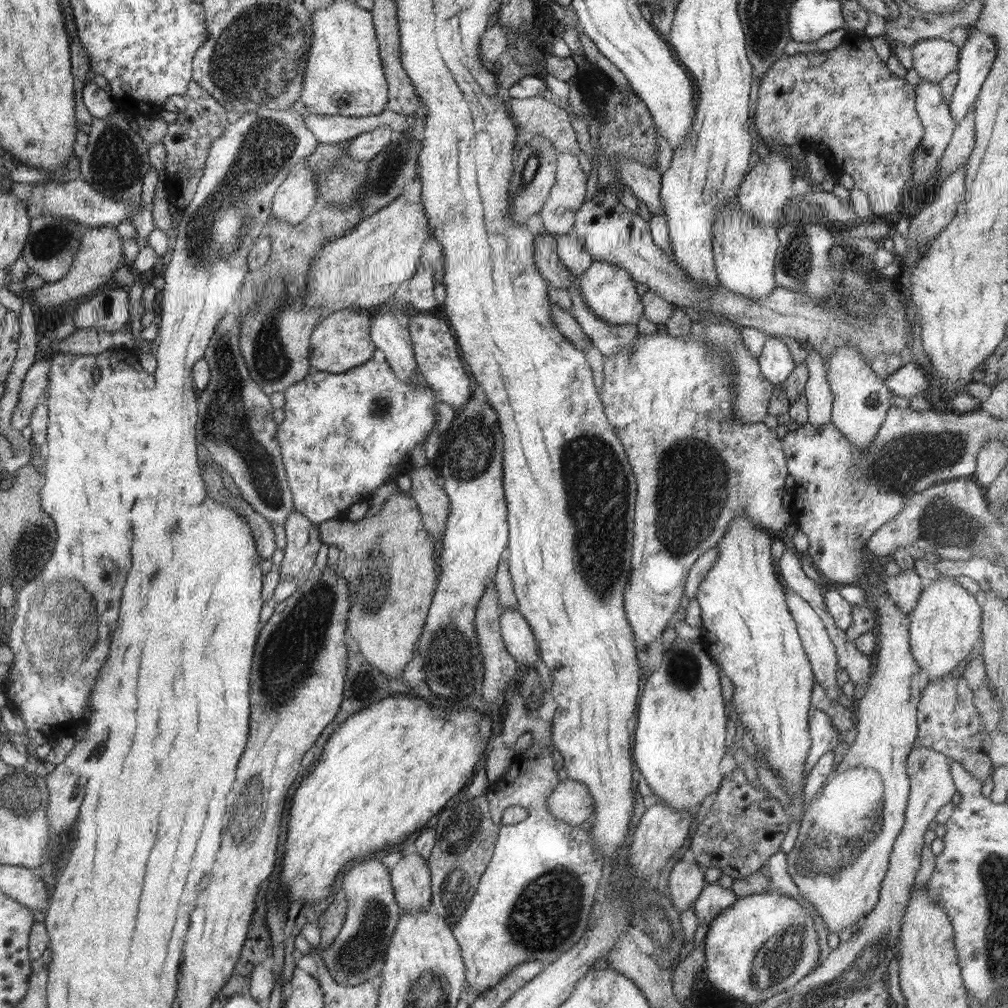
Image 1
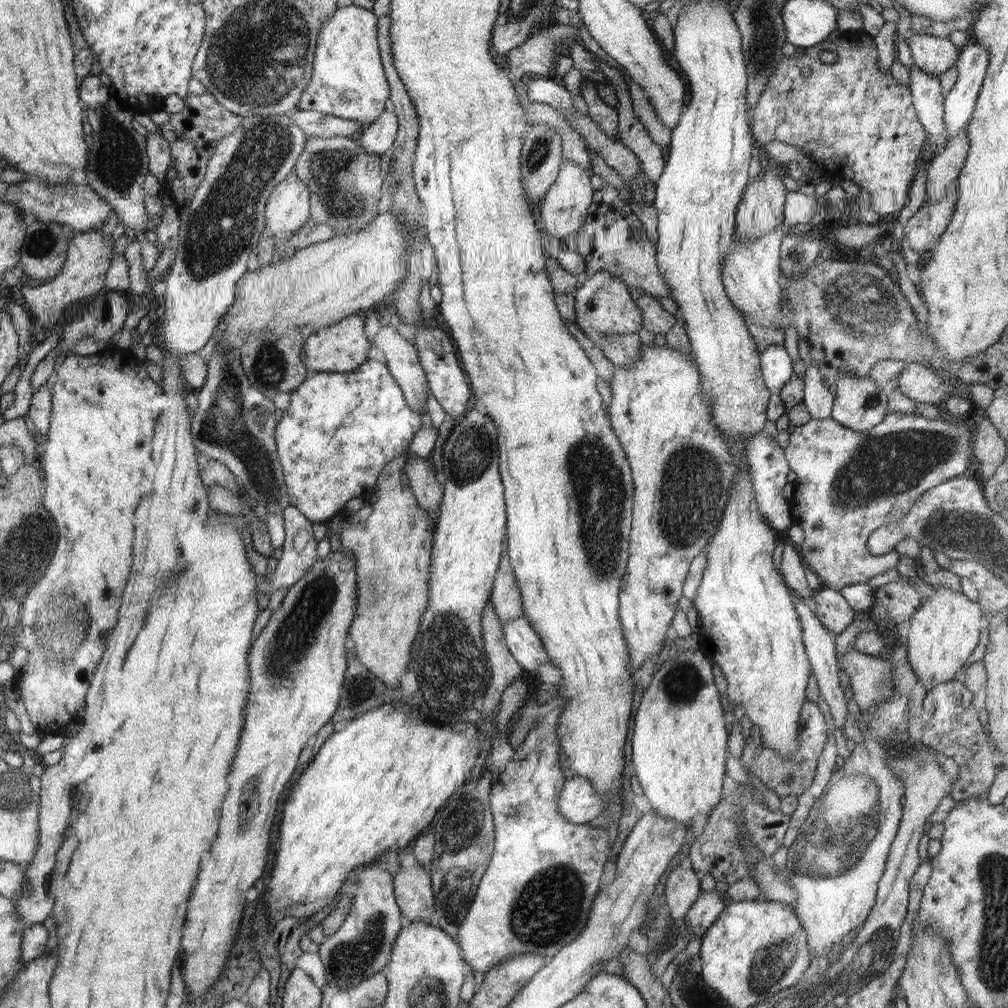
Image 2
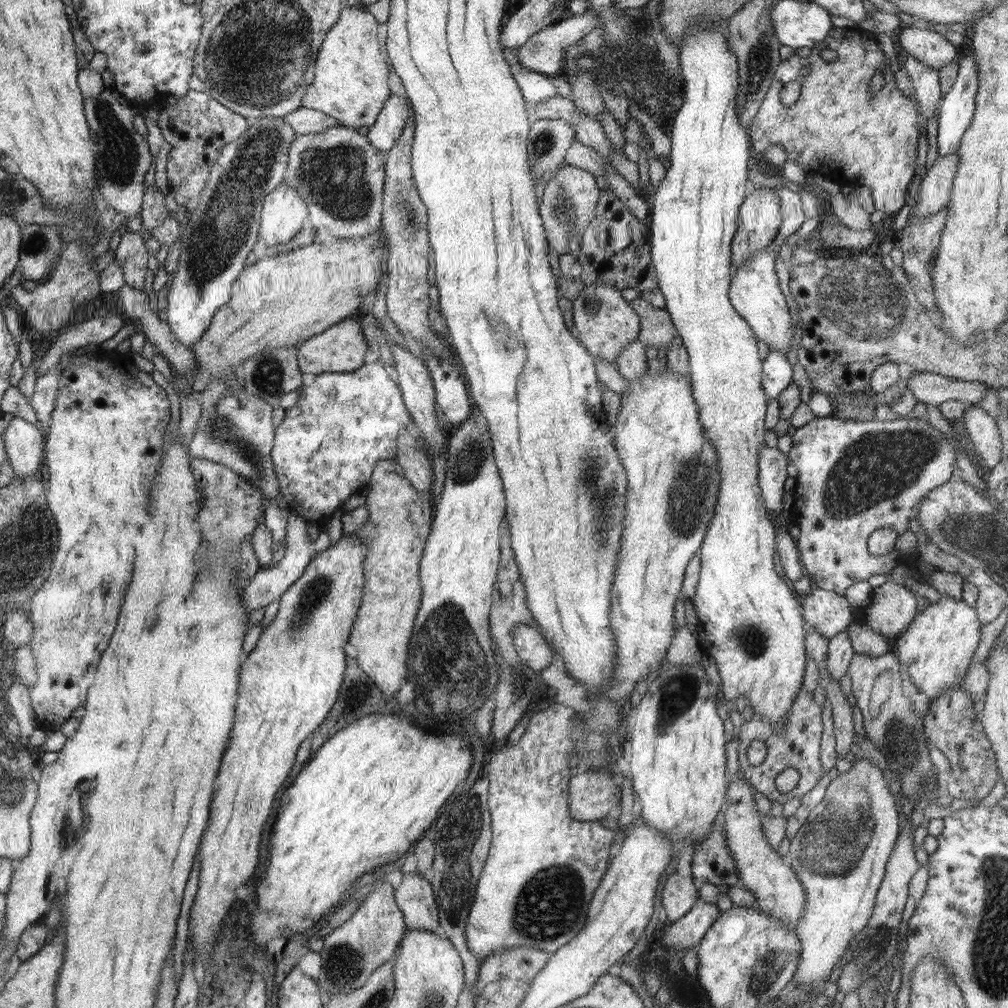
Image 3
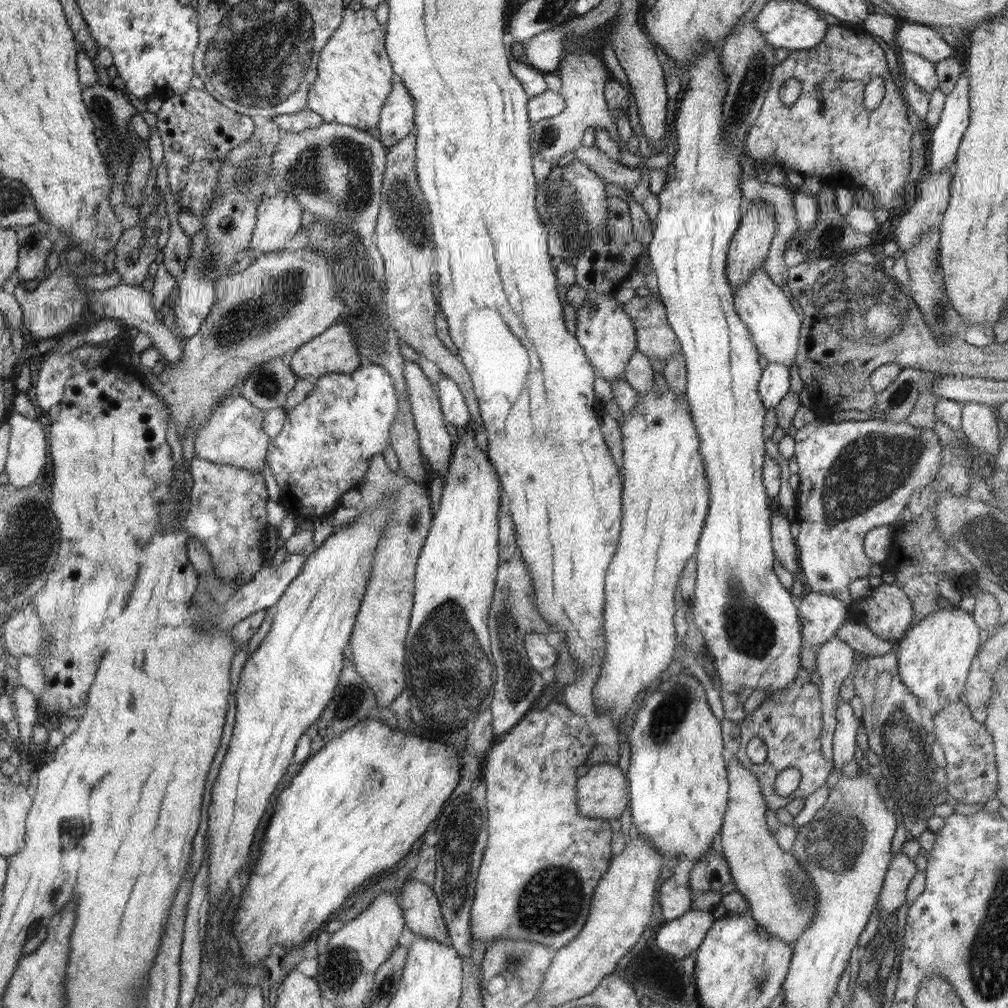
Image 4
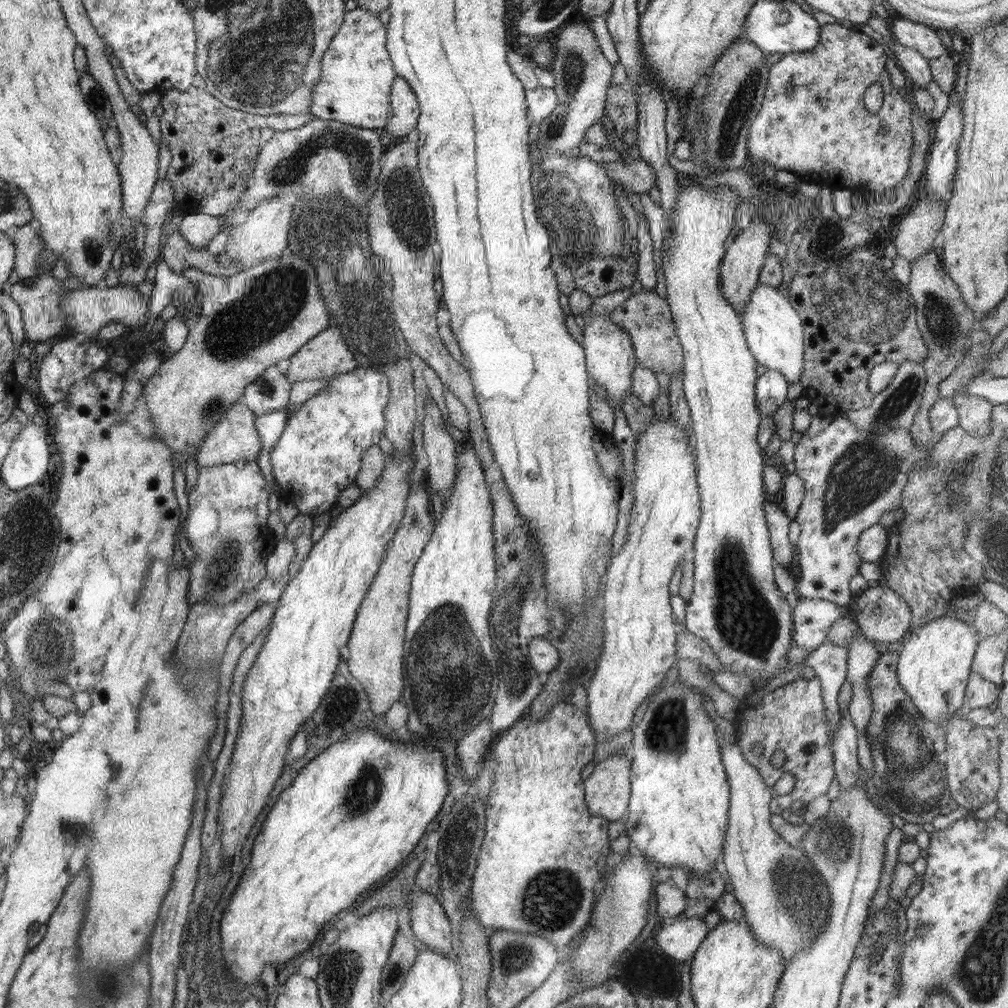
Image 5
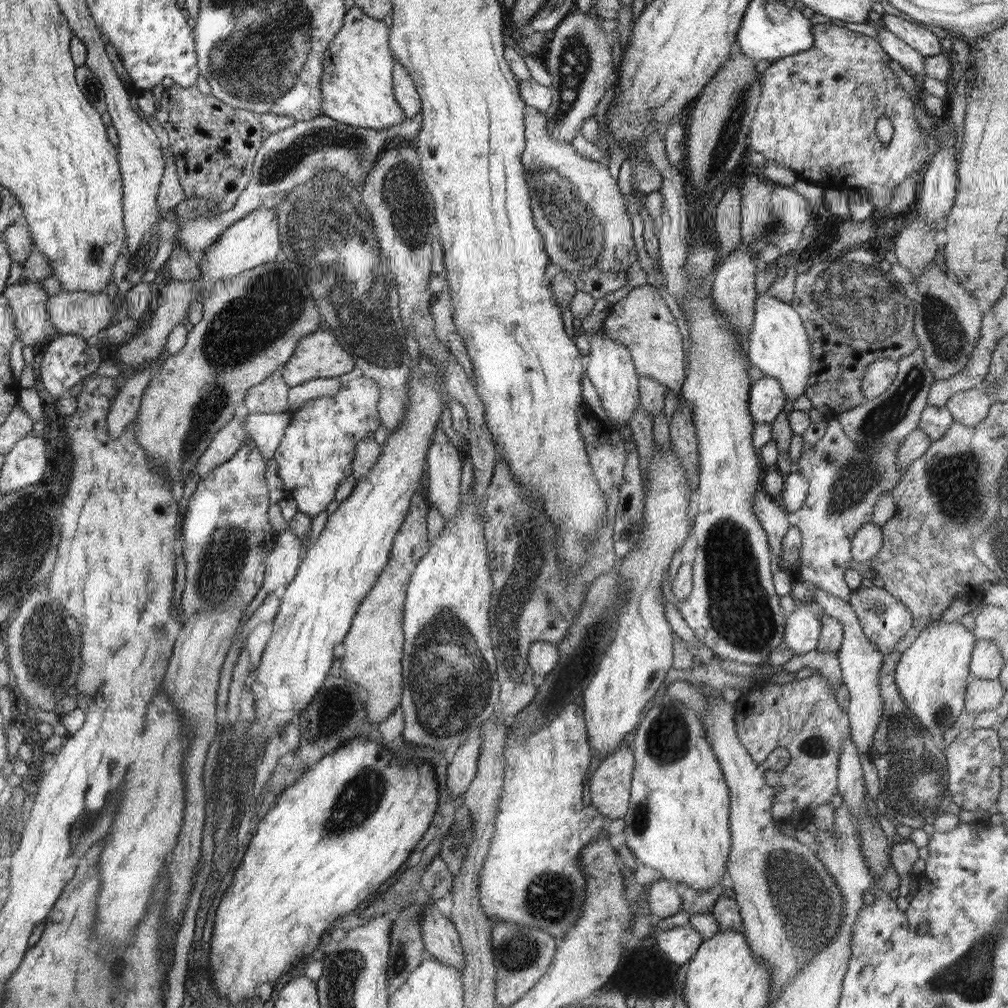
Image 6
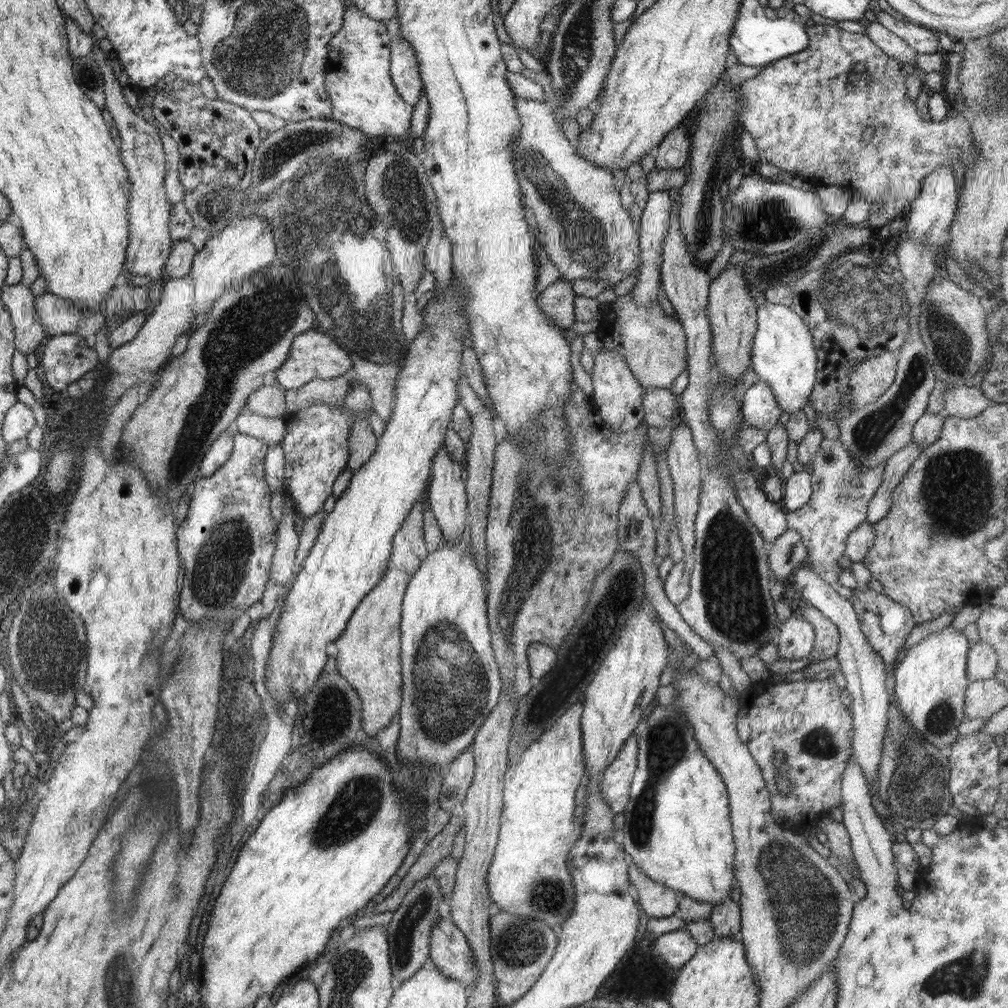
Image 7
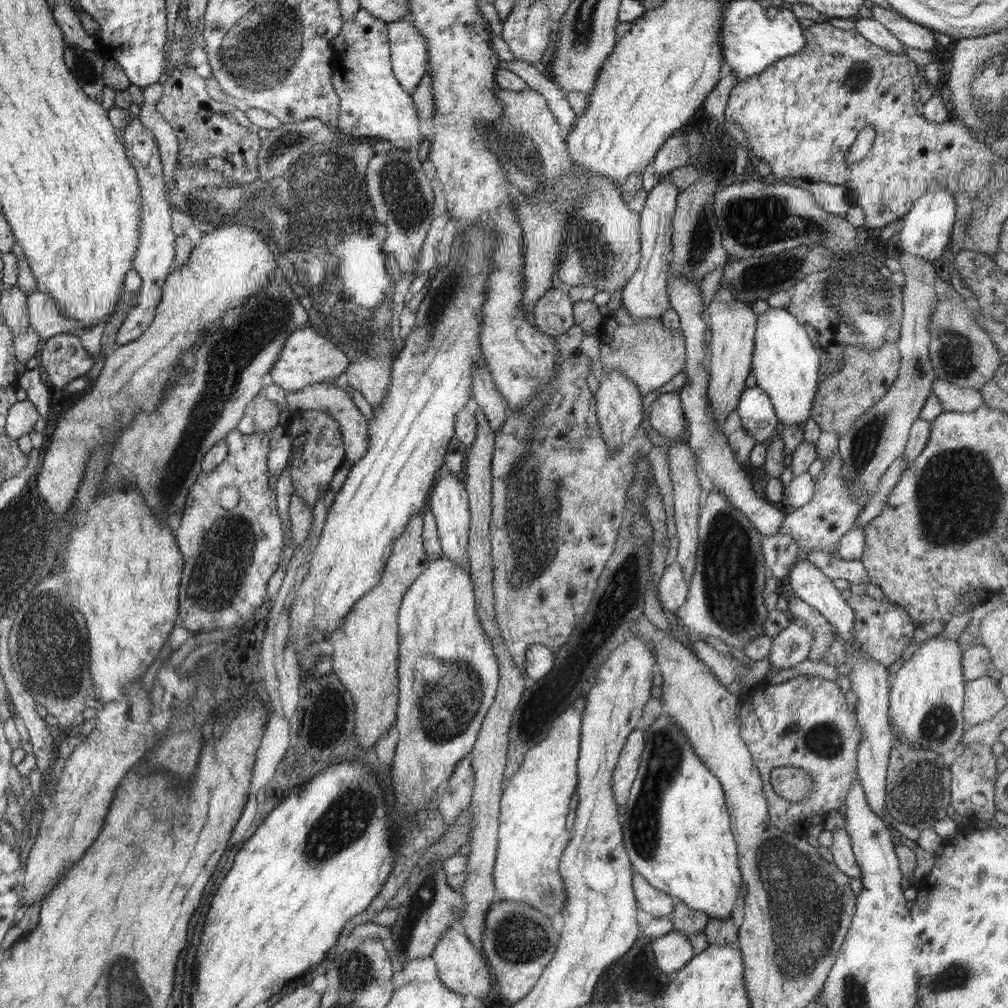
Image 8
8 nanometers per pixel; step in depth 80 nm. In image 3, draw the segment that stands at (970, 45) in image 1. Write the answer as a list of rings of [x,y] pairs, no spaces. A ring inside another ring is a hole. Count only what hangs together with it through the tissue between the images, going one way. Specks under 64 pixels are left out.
[[[974,52],[970,56],[963,57],[957,60],[959,76],[956,78],[956,83],[939,100],[936,140],[940,157],[956,153],[961,138],[974,116],[978,68]]]

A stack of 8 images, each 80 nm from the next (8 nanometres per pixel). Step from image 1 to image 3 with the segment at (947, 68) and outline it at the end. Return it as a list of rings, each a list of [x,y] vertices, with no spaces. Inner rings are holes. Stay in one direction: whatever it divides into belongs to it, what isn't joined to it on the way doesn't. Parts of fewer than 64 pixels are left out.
[[[904,28],[898,36],[898,44],[915,59],[939,71],[942,65],[958,60],[960,49],[930,28]]]

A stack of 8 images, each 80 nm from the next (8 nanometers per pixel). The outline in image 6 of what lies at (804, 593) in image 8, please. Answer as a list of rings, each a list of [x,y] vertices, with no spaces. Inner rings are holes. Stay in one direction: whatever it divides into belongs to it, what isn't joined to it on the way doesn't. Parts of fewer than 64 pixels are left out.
[[[824,589],[813,590],[813,601],[817,602],[828,616],[839,620],[844,627],[844,638],[837,650],[837,657],[840,663],[841,682],[846,684],[850,693],[850,704],[845,711],[849,718],[851,739],[855,742],[856,750],[859,754],[870,756],[871,749],[874,749],[874,735],[883,715],[879,674],[885,655],[863,634],[859,618],[849,602],[828,594]]]

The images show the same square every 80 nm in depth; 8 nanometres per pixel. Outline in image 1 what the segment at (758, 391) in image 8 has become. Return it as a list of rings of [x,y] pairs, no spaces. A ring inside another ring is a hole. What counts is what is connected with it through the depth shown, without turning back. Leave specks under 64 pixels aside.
[[[774,336],[766,339],[762,352],[757,359],[761,373],[775,387],[782,384],[796,366],[788,346],[780,341],[779,337]]]

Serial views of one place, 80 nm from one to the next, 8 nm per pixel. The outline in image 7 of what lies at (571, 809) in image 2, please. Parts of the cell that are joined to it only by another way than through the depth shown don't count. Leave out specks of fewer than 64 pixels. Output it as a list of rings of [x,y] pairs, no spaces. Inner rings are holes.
[[[639,734],[626,739],[618,756],[599,780],[601,795],[614,814],[624,812],[631,793],[631,782],[636,773],[639,753]]]

